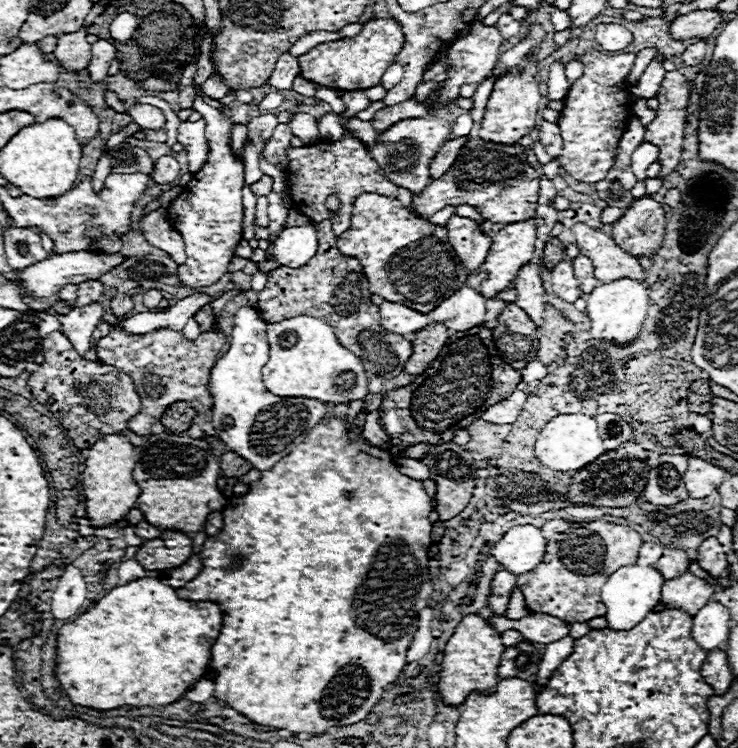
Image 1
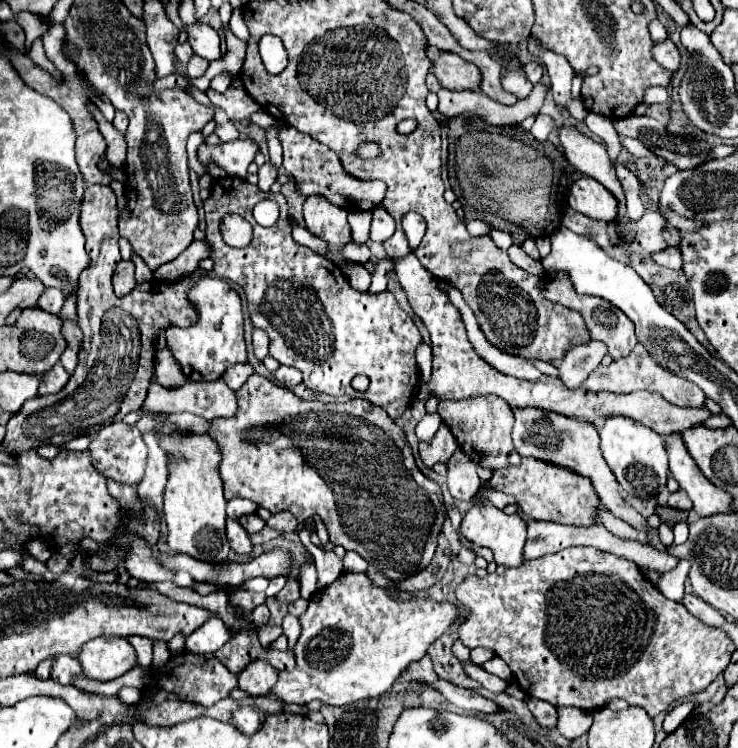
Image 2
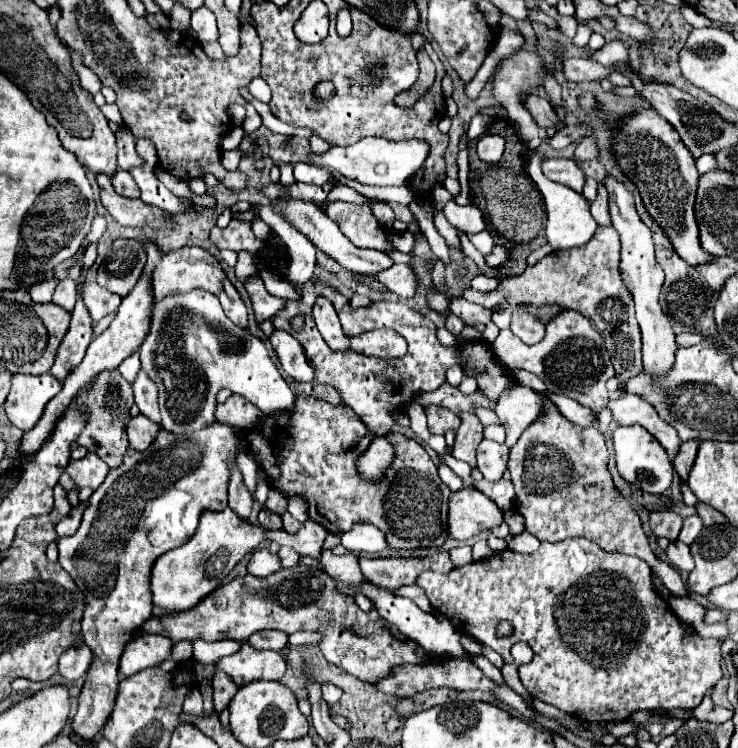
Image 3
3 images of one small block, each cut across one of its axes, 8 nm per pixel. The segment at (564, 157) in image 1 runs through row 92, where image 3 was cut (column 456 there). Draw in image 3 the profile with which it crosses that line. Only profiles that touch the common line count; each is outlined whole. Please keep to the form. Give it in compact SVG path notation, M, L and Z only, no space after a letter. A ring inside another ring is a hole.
M568 538L568 540L562 540L562 542L542 542L542 546L532 552L532 554L518 554L518 552L512 552L512 550L504 550L504 552L498 552L498 554L492 554L490 558L484 558L484 560L478 560L478 562L470 562L466 566L460 566L460 568L452 568L452 572L448 574L440 574L440 572L432 572L432 570L426 570L418 576L416 584L420 588L424 588L432 608L436 612L440 612L442 616L446 616L452 626L460 632L460 634L466 634L466 636L472 636L474 640L482 642L484 646L496 650L502 660L506 664L512 664L512 654L510 654L510 648L516 644L516 642L528 642L530 648L534 650L534 658L530 664L526 666L520 666L518 668L518 674L520 674L520 680L524 684L524 688L544 700L546 704L552 704L556 706L558 710L574 716L574 718L580 718L584 722L622 722L622 720L628 720L632 712L636 710L672 710L672 708L696 708L704 694L716 686L716 682L722 678L722 668L720 668L720 640L714 640L714 638L700 638L698 634L692 634L692 636L686 636L686 630L684 626L680 624L680 620L674 616L674 612L670 610L668 602L658 596L658 592L654 590L652 586L652 580L650 580L650 566L644 564L644 560L636 558L636 556L626 556L626 554L612 554L612 552L606 552L602 550L600 546L584 540L584 538ZM500 622L510 622L512 624L512 634L510 636L498 636L496 628Z

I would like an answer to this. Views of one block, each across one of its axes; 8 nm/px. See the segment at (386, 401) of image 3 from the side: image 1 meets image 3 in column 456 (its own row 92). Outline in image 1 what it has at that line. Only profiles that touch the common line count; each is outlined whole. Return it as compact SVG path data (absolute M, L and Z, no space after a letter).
M362 90L358 92L344 92L342 96L344 104L346 104L346 112L342 112L342 118L352 118L354 114L358 114L360 110L366 110L370 106L370 100L366 98L366 94Z

